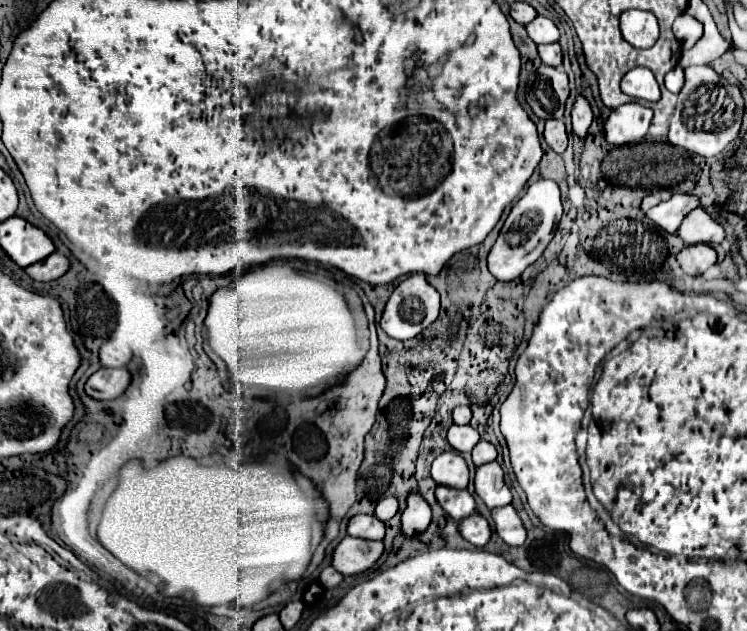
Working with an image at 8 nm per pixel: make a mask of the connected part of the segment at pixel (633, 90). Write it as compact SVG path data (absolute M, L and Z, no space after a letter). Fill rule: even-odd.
M647 68L629 70L621 80L621 90L631 98L639 98L639 100L657 102L661 98L659 84L655 82L653 72L649 72Z

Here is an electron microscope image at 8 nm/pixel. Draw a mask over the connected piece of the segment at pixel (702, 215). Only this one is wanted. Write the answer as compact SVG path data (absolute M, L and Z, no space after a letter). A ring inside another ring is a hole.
M695 208L683 220L681 228L677 230L677 236L687 244L719 244L725 240L725 228L705 208Z

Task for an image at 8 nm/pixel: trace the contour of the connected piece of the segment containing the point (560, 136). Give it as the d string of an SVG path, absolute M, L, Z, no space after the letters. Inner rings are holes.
M547 120L545 122L545 142L557 152L563 154L567 148L567 132L565 132L565 124L563 120Z

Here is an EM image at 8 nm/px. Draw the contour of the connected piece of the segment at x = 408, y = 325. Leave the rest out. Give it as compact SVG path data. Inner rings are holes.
M415 272L407 276L391 294L383 318L381 318L381 328L397 340L409 340L421 334L427 326L431 326L439 316L439 292L427 282L425 274Z

